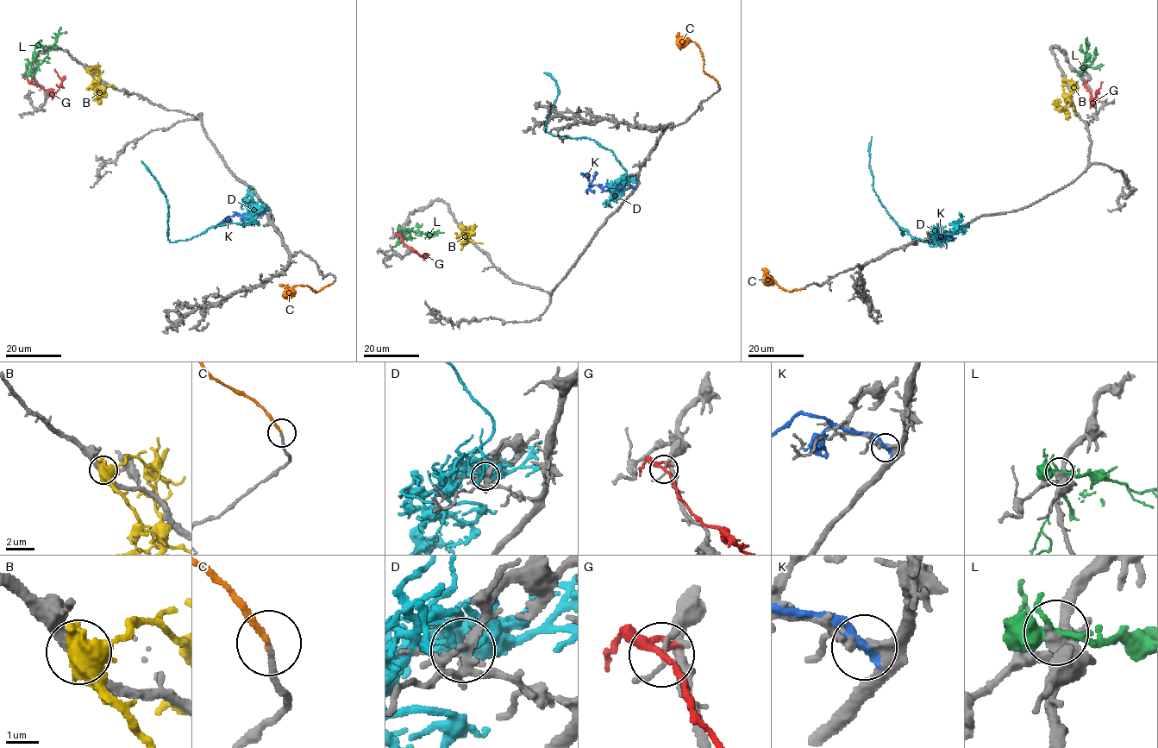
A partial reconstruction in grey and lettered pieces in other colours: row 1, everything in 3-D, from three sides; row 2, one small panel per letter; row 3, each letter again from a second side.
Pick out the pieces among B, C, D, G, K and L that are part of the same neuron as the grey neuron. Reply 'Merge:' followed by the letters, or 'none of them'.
Merge: C

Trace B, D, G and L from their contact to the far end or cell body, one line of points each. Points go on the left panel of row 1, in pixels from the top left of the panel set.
B: (87, 69), (98, 84), (94, 93), (103, 95), (99, 86)
D: (258, 213), (254, 218), (259, 225), (226, 223), (172, 242), (165, 195), (141, 161)
G: (33, 83), (53, 94), (61, 79), (54, 69)
L: (31, 73), (34, 73), (47, 56), (57, 37), (67, 32)

